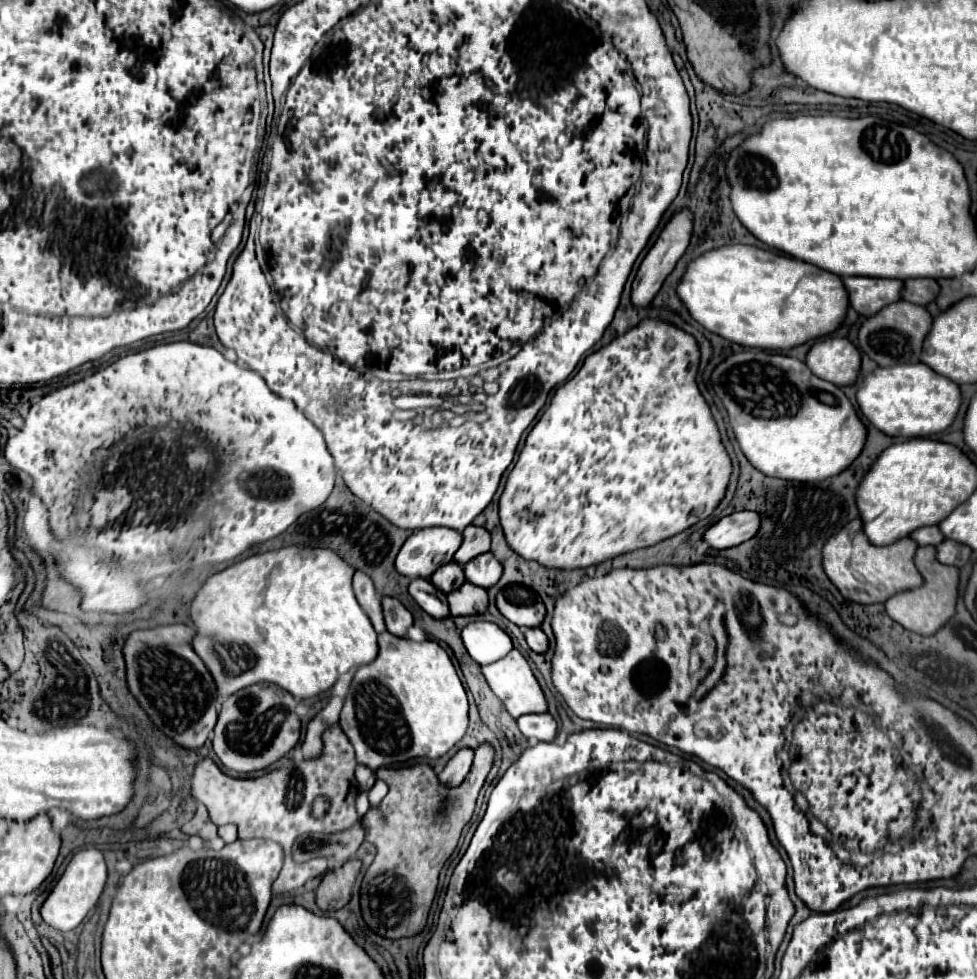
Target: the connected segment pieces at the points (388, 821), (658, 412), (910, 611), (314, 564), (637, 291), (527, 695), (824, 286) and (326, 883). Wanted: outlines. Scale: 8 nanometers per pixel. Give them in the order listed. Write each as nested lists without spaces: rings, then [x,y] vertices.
[[[483,744],[475,752],[465,782],[453,790],[441,786],[437,774],[427,764],[415,764],[405,770],[377,770],[377,778],[389,786],[389,794],[361,820],[365,840],[377,848],[375,860],[361,882],[361,916],[375,934],[399,940],[423,932],[437,892],[439,872],[453,854],[463,826],[473,816],[477,794],[491,764],[493,748]]]
[[[643,320],[637,328],[629,330],[625,336],[615,338],[609,346],[587,356],[585,364],[575,374],[575,378],[571,378],[563,386],[559,386],[549,408],[543,412],[541,420],[529,432],[527,442],[519,454],[519,460],[507,478],[505,492],[501,494],[501,500],[499,500],[499,518],[501,518],[505,538],[519,556],[523,556],[525,560],[535,560],[549,568],[563,568],[563,570],[587,568],[587,566],[605,562],[609,558],[615,558],[619,554],[625,554],[625,552],[631,552],[637,548],[647,548],[647,546],[653,546],[653,544],[669,538],[671,534],[675,534],[673,526],[677,524],[677,520],[681,516],[689,516],[697,510],[697,522],[699,522],[715,510],[719,500],[725,496],[725,488],[729,484],[731,460],[721,444],[719,430],[711,418],[711,410],[705,404],[705,400],[695,384],[700,356],[699,346],[692,335],[666,322]]]
[[[921,546],[915,552],[915,566],[917,566],[917,570],[919,570],[919,574],[923,578],[923,584],[919,588],[893,594],[883,606],[885,606],[885,612],[895,622],[899,622],[903,628],[907,628],[907,630],[911,630],[915,634],[931,636],[955,614],[959,570],[955,566],[939,564],[935,560],[935,548],[933,546]]]
[[[287,546],[243,558],[207,578],[191,604],[191,618],[197,626],[192,645],[211,670],[219,692],[233,694],[245,686],[267,682],[291,692],[297,700],[307,700],[333,690],[337,680],[353,666],[371,664],[379,654],[377,632],[357,604],[351,584],[353,574],[355,568],[327,548]]]
[[[679,210],[663,228],[663,232],[659,234],[657,242],[653,244],[653,248],[647,252],[645,260],[639,266],[639,272],[635,276],[633,288],[631,288],[631,304],[637,308],[645,308],[651,304],[651,300],[655,298],[655,294],[659,292],[663,280],[669,276],[669,272],[675,268],[677,260],[683,256],[685,248],[689,246],[689,236],[691,236],[691,228],[693,228],[693,216],[687,210]]]
[[[511,650],[505,658],[493,662],[493,664],[487,664],[487,666],[481,666],[481,672],[489,684],[489,688],[493,690],[493,694],[503,702],[503,706],[507,708],[507,712],[513,716],[513,718],[519,718],[523,714],[535,714],[535,712],[547,712],[547,702],[545,702],[545,696],[527,664],[527,660],[521,656],[519,650]]]
[[[743,244],[713,248],[689,262],[677,296],[705,330],[749,348],[785,350],[833,332],[847,310],[847,292],[837,274],[801,260]]]
[[[349,860],[341,868],[327,872],[323,876],[319,888],[315,890],[315,896],[317,896],[315,902],[317,902],[319,910],[333,912],[333,910],[343,908],[351,898],[351,888],[353,888],[353,882],[355,882],[359,870],[361,870],[361,862]]]

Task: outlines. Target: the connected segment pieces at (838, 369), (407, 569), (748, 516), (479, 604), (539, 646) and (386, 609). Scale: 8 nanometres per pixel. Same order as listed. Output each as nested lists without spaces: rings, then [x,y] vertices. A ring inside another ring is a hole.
[[[827,336],[811,346],[805,364],[815,376],[821,376],[821,380],[845,386],[855,382],[861,366],[861,356],[847,338]]]
[[[429,528],[429,530],[417,530],[413,532],[407,542],[403,544],[395,566],[399,570],[399,574],[409,576],[409,578],[431,578],[431,574],[441,566],[453,560],[455,552],[461,546],[461,534],[457,530],[445,530],[445,528]]]
[[[733,512],[721,518],[717,524],[703,532],[703,542],[715,550],[727,550],[753,538],[759,530],[759,514],[755,512]]]
[[[465,582],[461,588],[447,594],[451,616],[483,614],[487,610],[487,590]]]
[[[525,628],[523,634],[525,634],[525,640],[527,640],[527,644],[529,644],[529,648],[531,648],[533,652],[543,654],[543,652],[547,650],[549,642],[547,642],[547,636],[543,634],[541,628]]]
[[[383,598],[383,614],[387,620],[387,632],[391,632],[397,638],[409,638],[407,630],[413,626],[413,616],[399,600]]]

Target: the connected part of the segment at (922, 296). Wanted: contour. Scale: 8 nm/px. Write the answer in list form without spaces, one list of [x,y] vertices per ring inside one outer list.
[[[911,278],[903,280],[903,294],[901,300],[909,300],[913,304],[929,304],[937,296],[937,282],[931,278]]]

